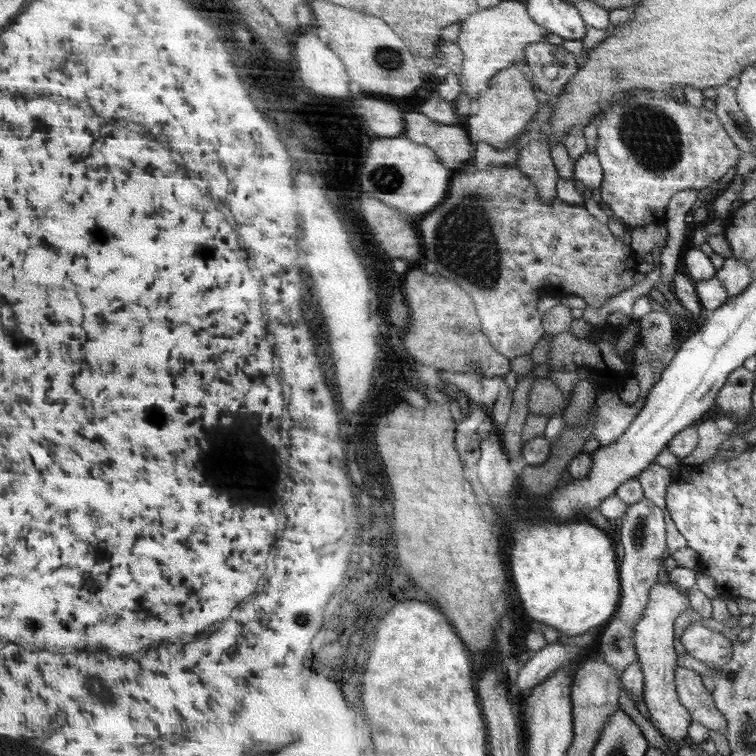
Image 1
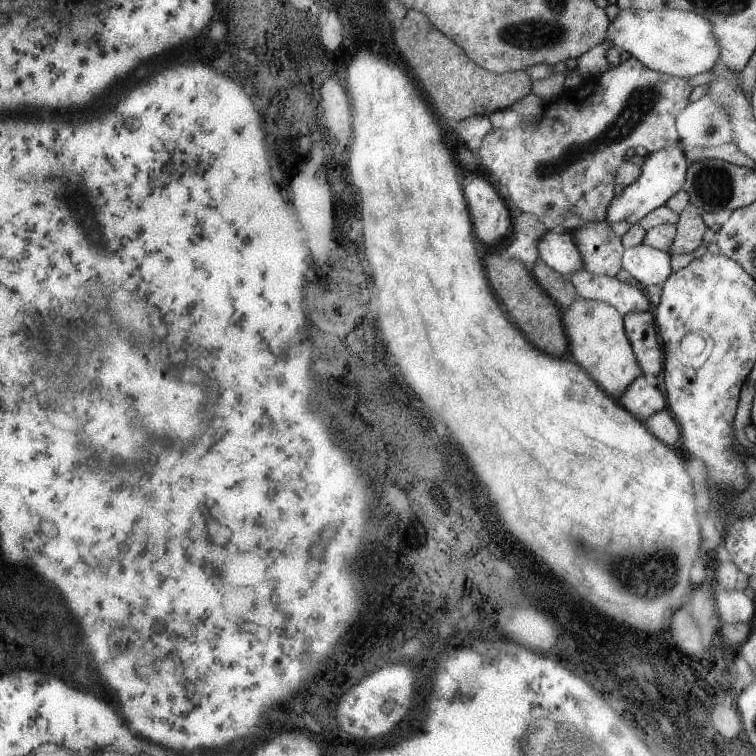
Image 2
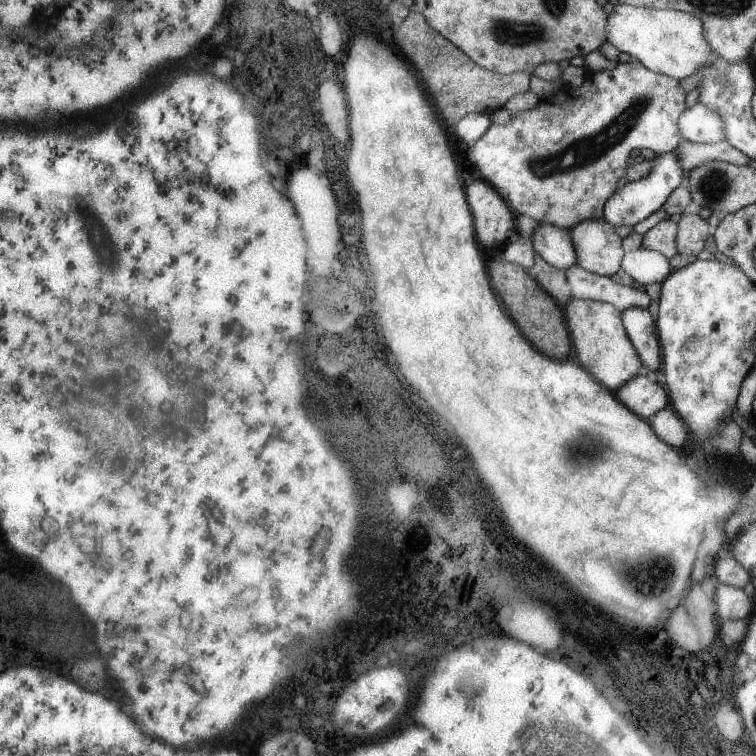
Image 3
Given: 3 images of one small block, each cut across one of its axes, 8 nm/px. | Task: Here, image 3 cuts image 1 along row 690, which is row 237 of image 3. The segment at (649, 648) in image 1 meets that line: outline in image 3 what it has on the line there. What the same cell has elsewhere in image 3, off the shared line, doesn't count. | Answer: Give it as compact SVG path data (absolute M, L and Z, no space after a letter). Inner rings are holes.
M668 217L658 221L653 227L643 234L642 248L656 251L668 260L674 258L679 252L677 237L677 219Z

